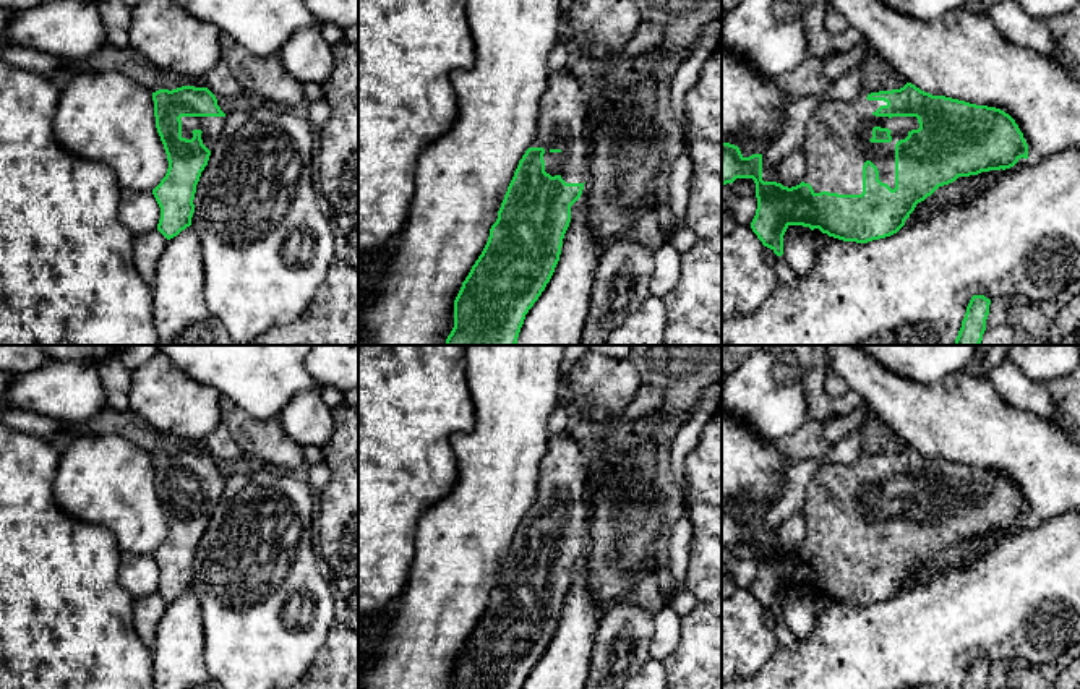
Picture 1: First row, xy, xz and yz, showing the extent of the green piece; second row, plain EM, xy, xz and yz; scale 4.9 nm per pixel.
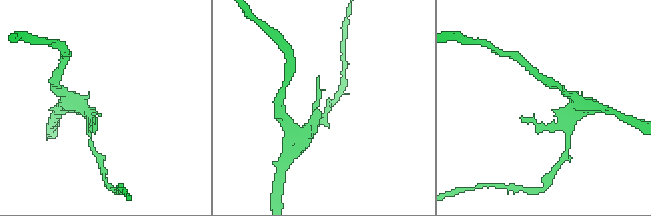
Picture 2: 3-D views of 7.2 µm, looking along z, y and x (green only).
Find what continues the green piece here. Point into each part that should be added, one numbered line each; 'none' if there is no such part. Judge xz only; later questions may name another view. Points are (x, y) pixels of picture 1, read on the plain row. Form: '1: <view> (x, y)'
1: xz (561, 483)

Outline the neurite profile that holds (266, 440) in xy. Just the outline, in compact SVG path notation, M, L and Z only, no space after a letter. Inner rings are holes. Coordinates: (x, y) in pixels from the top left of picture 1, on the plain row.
M238 407L222 413L222 422L245 456L253 456L281 472L303 469L303 446L295 443L281 426L279 417L255 420Z

